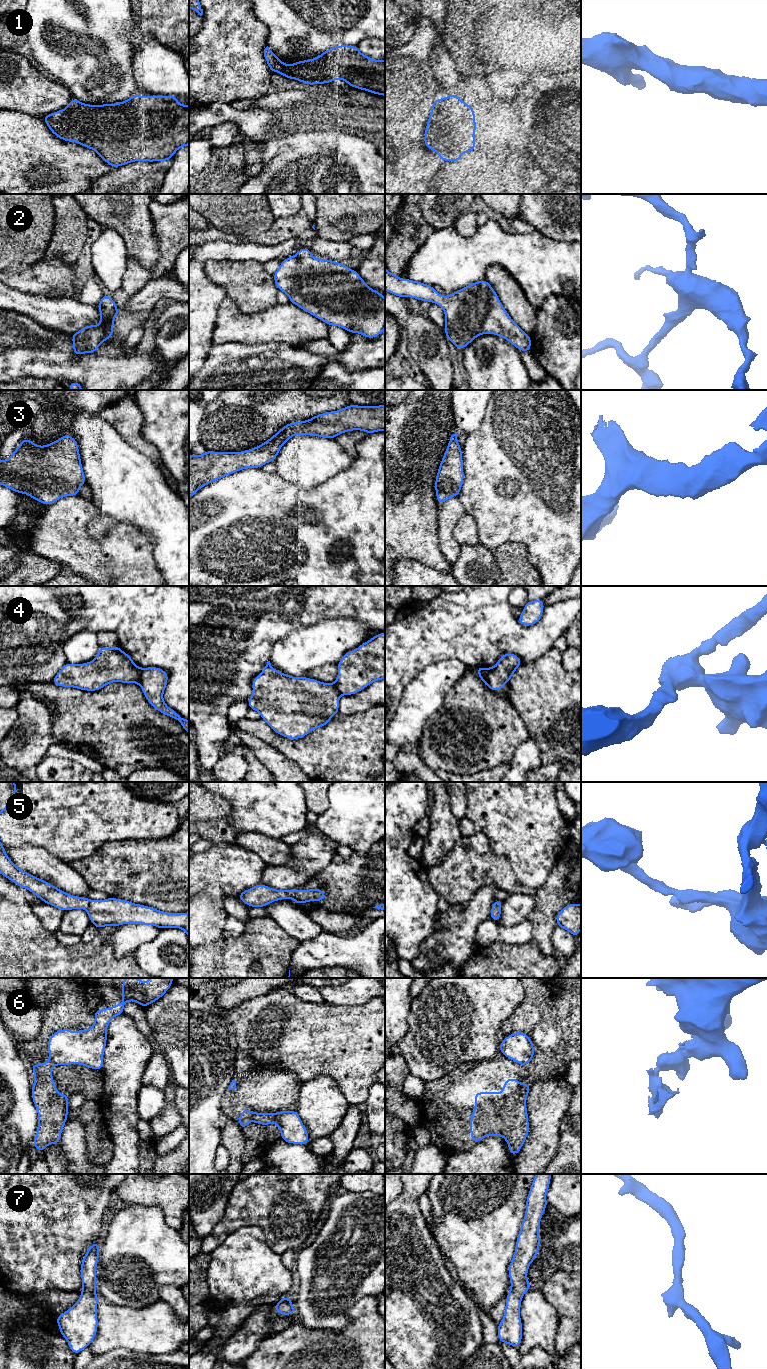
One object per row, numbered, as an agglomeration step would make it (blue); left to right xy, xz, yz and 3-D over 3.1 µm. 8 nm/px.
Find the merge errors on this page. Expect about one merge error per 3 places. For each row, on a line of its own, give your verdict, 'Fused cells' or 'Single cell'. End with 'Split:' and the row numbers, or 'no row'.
1: Single cell
2: Single cell
3: Single cell
4: Fused cells
5: Single cell
6: Fused cells
7: Single cell
Split: 4, 6

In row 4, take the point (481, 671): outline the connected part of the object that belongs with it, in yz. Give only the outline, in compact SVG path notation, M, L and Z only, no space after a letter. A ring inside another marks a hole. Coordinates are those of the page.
M478 666L477 667L477 674L480 677L480 679L482 680L482 682L490 688L489 686L489 682L488 682L488 677L487 677L487 671L486 668Z

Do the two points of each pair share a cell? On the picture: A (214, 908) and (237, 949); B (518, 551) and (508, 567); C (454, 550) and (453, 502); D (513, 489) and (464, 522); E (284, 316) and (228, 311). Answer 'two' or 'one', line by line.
A: two
B: one
C: one
D: two
E: one

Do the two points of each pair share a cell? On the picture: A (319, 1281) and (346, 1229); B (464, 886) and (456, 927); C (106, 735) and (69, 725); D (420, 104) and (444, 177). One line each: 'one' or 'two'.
A: one
B: two
C: one
D: two

